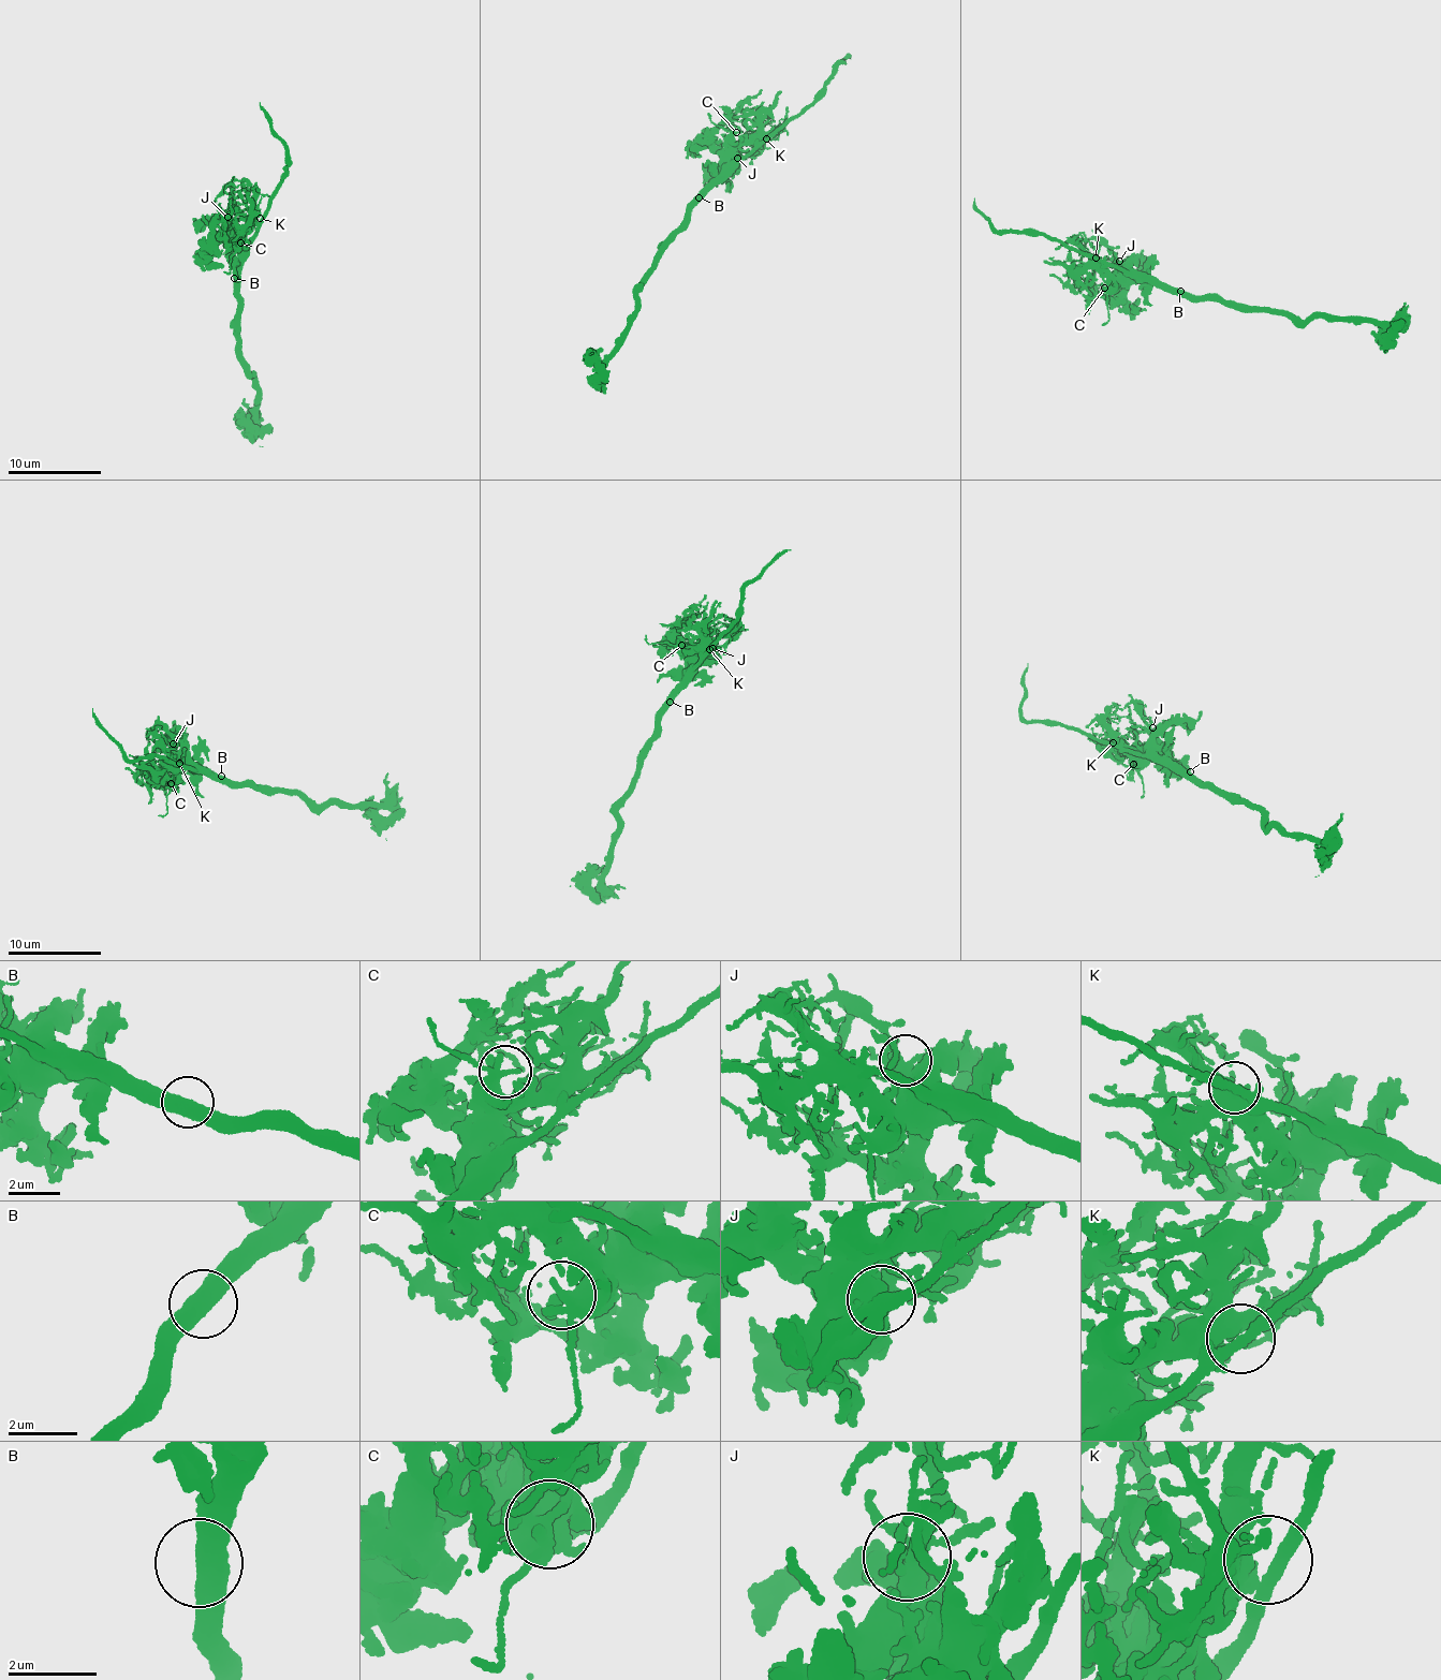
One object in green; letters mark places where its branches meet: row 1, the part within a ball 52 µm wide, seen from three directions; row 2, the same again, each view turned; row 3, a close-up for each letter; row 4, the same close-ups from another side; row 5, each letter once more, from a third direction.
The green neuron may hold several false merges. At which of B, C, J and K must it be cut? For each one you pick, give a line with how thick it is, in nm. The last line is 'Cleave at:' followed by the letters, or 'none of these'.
Cleave at: none of these

